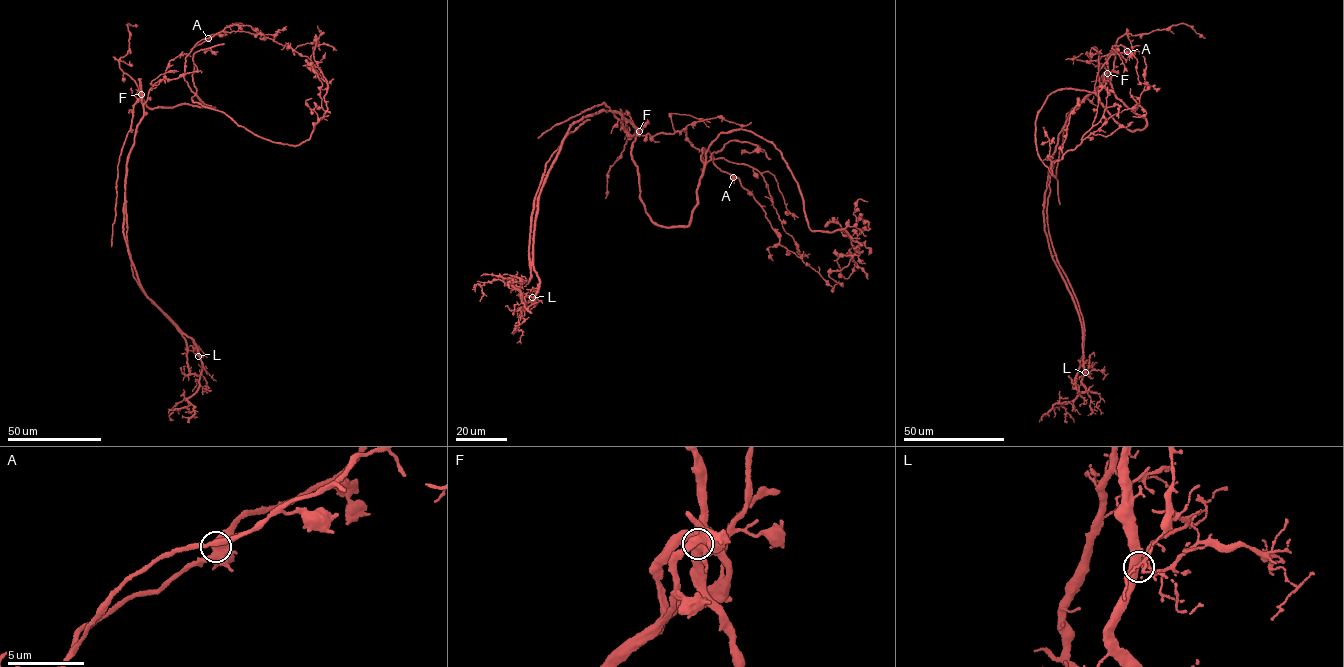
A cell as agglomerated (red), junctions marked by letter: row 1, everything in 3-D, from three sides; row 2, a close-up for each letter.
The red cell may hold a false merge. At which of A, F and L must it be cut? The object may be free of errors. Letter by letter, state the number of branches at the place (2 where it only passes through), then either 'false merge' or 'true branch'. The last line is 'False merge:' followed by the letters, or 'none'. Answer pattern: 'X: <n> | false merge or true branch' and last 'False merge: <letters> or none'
A: 4 | true branch
F: 5 | false merge
L: 5 | true branch
False merge: F

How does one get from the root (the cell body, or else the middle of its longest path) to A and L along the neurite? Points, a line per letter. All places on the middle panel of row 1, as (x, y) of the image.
A: (636, 136), (631, 153), (640, 197), (658, 225), (689, 223), (705, 168), (703, 147), (714, 165), (733, 177)
L: (636, 136), (641, 129), (636, 133), (611, 111), (568, 129), (537, 198), (532, 264), (539, 283), (532, 297)

